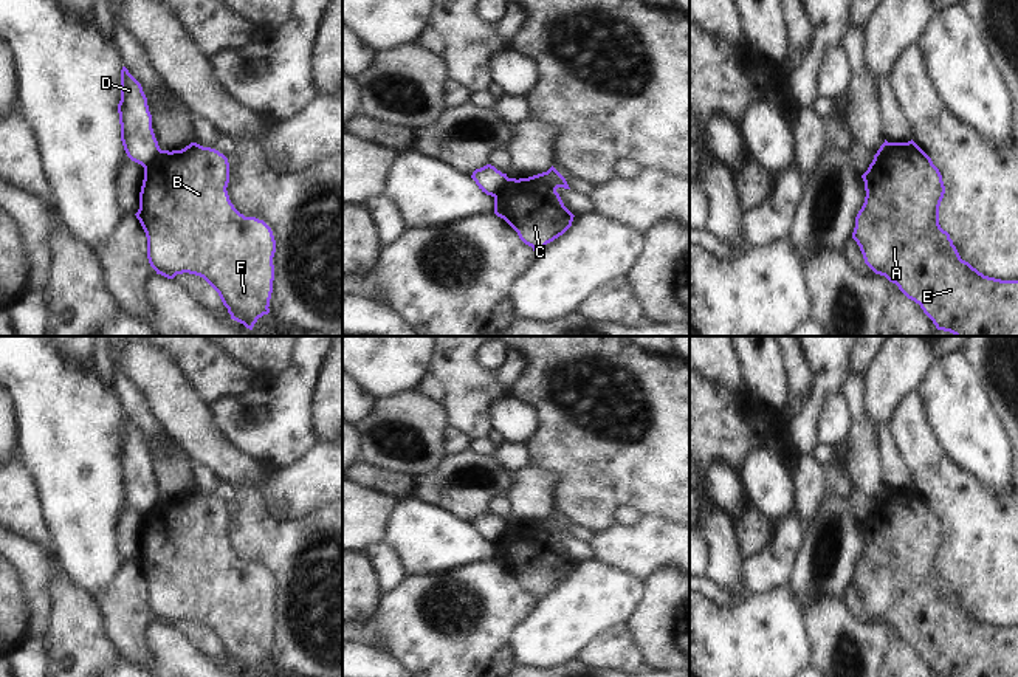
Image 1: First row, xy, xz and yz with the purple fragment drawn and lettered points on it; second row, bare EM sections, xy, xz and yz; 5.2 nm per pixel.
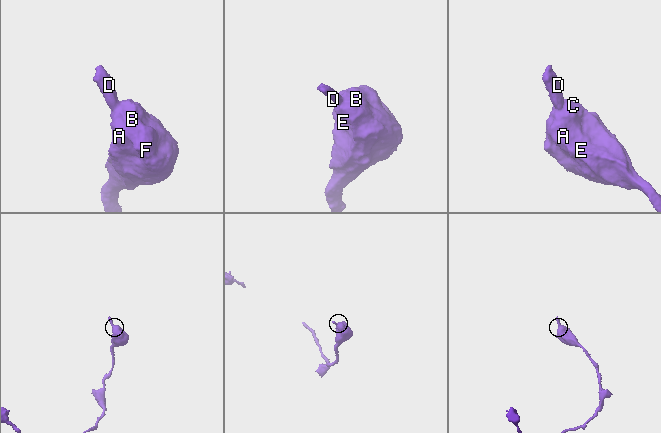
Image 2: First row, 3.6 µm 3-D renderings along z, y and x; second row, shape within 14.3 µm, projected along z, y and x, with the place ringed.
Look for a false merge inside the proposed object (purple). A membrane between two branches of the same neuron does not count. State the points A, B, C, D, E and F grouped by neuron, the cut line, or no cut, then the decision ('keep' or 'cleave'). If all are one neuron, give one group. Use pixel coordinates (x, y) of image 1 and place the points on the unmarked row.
A B C E F / D | xz (507, 524), (507, 529), (493, 542) | cleave

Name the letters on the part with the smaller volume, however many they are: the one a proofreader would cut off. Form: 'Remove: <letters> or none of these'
Remove: D

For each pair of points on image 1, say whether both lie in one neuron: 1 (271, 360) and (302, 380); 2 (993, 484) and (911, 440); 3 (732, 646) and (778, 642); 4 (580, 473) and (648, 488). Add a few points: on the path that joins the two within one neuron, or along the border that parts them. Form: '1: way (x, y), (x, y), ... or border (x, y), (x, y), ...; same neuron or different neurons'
1: border (292, 352), (282, 369), (257, 380); different neurons
2: border (930, 429), (944, 454), (978, 484); different neurons
3: way (742, 646), (758, 646), (767, 642); same neuron
4: way (597, 473), (631, 473); same neuron

